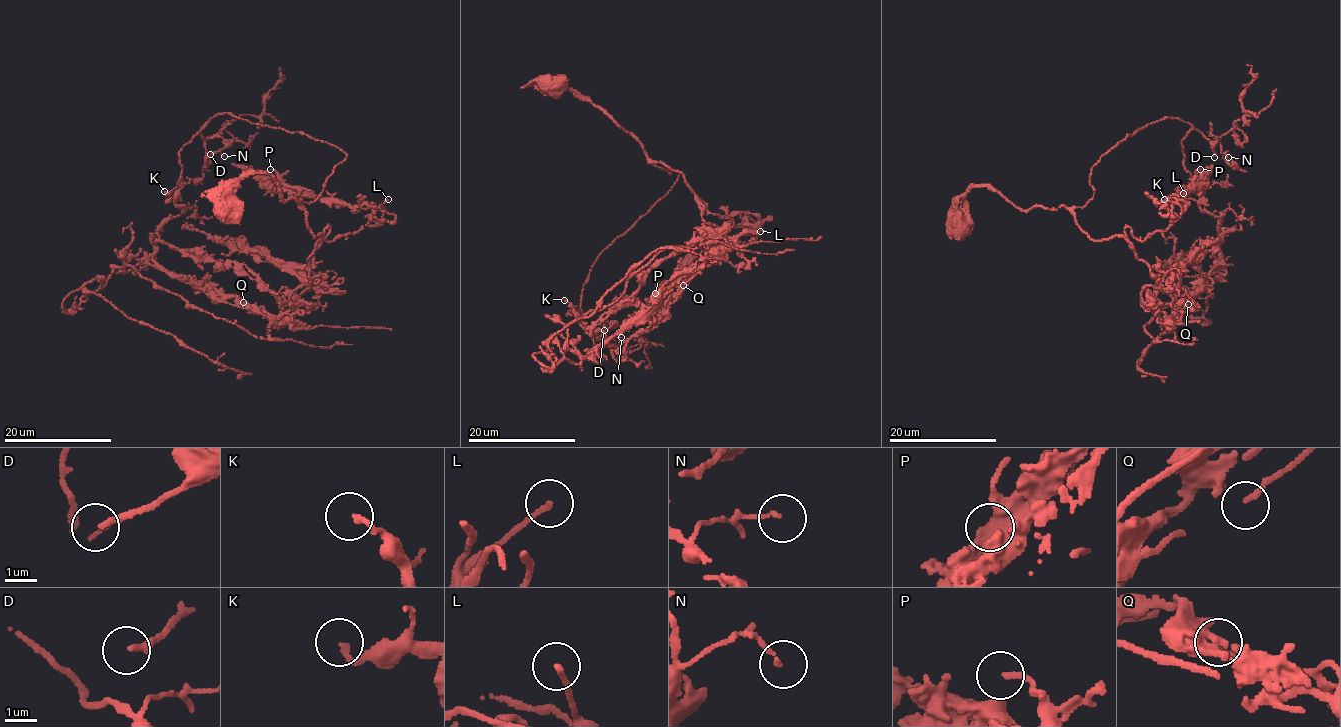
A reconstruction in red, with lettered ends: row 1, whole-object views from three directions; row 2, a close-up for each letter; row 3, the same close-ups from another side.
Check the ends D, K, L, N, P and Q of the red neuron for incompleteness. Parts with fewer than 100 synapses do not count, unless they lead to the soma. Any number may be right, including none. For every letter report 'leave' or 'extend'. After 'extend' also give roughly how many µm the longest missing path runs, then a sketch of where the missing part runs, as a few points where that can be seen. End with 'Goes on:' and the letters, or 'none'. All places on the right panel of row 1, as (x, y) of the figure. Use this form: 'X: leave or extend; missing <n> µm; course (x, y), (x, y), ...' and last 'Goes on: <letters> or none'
D: leave
K: leave
L: extend; missing 35 µm; course (1183, 193), (1191, 201), (1206, 196), (1209, 201), (1208, 214), (1213, 218), (1231, 204), (1250, 201), (1254, 207)
N: leave
P: leave
Q: leave
Goes on: L

